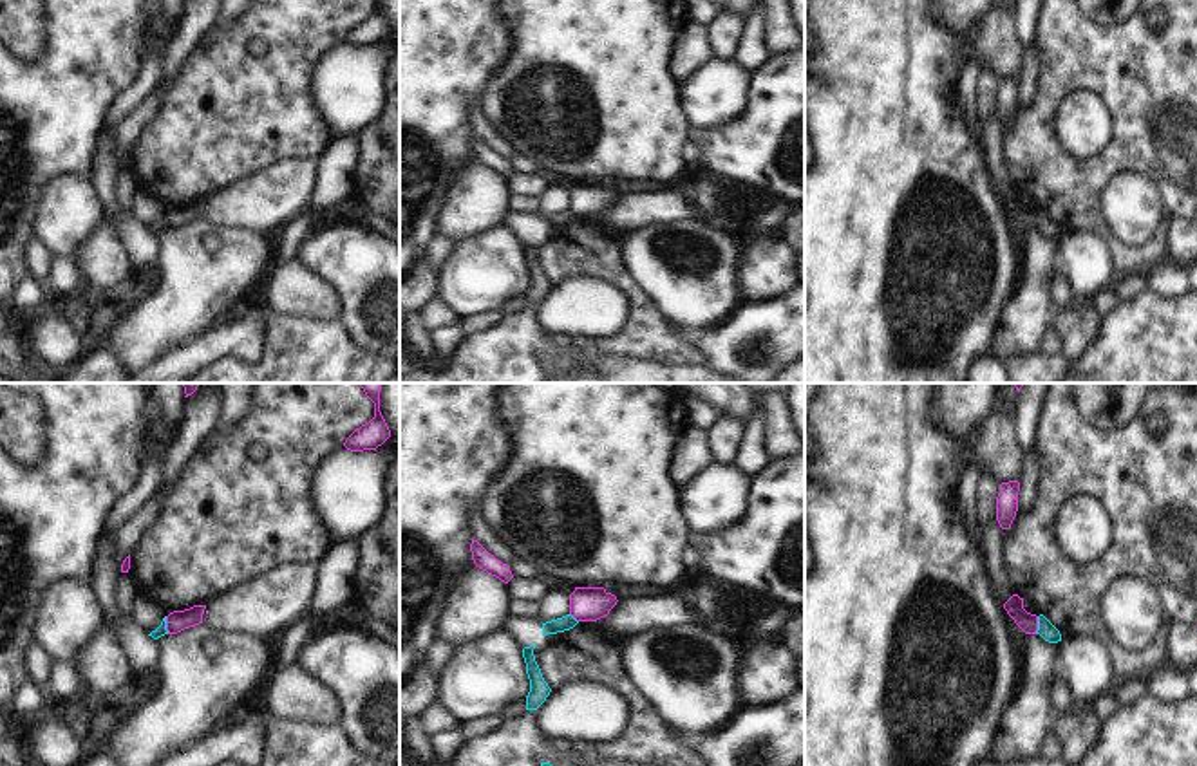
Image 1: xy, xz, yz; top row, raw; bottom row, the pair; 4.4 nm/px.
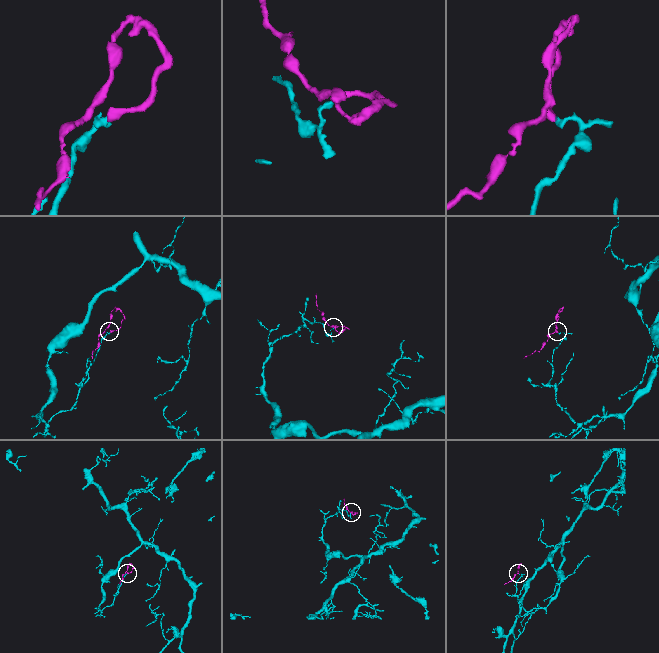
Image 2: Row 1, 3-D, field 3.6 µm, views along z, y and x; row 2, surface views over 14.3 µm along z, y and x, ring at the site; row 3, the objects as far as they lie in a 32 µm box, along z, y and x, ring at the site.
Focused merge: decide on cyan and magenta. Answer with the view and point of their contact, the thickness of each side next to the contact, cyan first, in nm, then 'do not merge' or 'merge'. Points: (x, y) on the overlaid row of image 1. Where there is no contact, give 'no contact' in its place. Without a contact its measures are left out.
contact xy (165, 625); calibres 50 and 90 nm; do not merge

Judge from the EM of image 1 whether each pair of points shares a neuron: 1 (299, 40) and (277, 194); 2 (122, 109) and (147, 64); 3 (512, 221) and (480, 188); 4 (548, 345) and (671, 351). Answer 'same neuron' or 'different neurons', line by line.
1: different neurons
2: same neuron
3: different neurons
4: same neuron

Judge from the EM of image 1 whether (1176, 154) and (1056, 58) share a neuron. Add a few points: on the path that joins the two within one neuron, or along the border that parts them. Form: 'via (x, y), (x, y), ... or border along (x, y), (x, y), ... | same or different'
via (1149, 123), (1087, 62) | same

